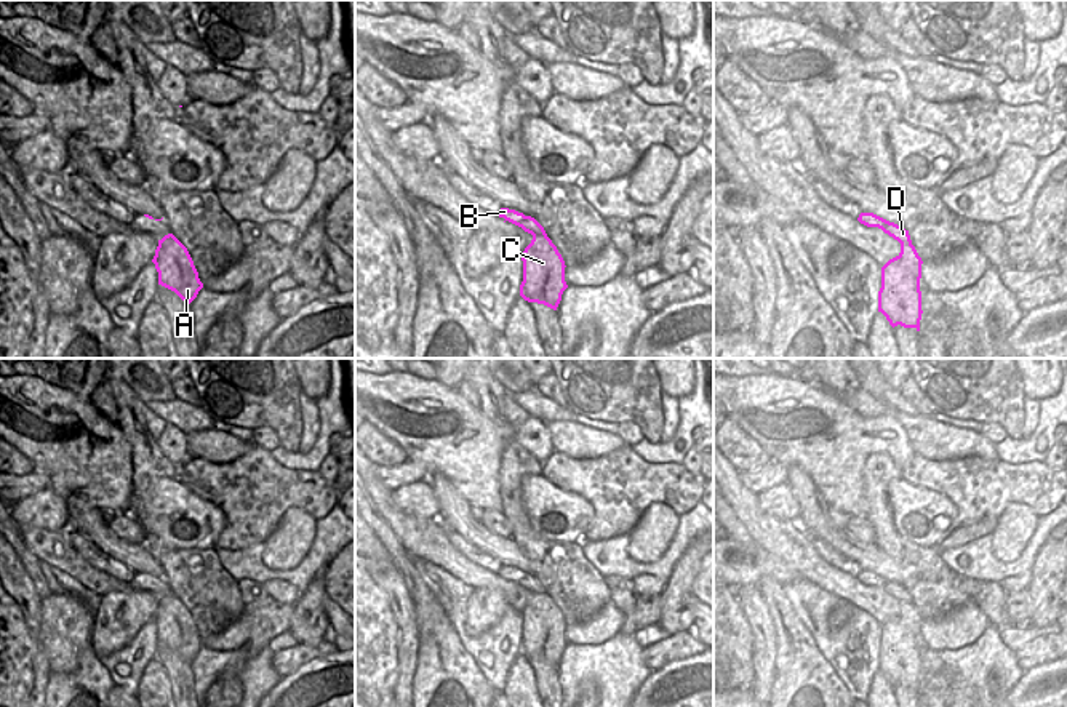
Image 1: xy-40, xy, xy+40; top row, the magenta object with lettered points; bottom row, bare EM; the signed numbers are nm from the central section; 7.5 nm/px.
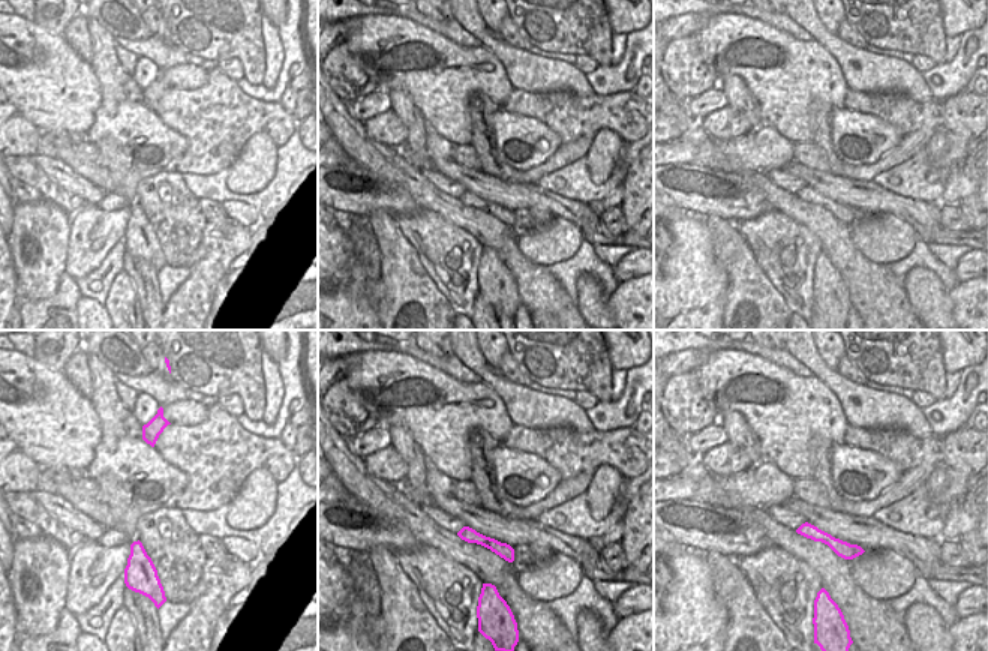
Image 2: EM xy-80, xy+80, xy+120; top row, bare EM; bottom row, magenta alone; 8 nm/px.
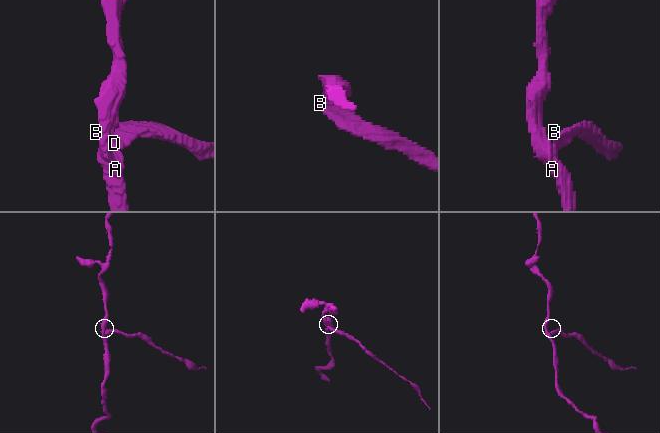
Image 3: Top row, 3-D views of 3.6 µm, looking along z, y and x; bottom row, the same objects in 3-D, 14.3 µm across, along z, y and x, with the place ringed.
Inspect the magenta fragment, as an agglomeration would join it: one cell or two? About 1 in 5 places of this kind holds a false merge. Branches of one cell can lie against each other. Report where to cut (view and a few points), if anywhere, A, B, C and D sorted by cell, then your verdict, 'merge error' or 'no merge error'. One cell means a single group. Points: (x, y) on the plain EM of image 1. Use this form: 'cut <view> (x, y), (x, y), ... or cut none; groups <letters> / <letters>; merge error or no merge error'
cut xy (547, 595), (533, 597); groups A C / B D; merge error

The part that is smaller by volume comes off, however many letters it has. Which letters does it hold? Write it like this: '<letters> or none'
B, D

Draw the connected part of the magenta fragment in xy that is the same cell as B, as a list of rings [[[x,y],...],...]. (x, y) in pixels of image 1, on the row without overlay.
[[[501,566],[498,574],[522,585],[525,590],[531,592],[533,597],[537,595],[547,597],[544,585],[531,574],[525,574],[523,571],[509,566]]]

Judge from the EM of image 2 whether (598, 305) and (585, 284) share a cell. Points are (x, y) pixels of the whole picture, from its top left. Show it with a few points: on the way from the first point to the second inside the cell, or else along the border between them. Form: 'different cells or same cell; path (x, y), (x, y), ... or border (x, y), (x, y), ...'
same cell; path (594, 300), (588, 288)

